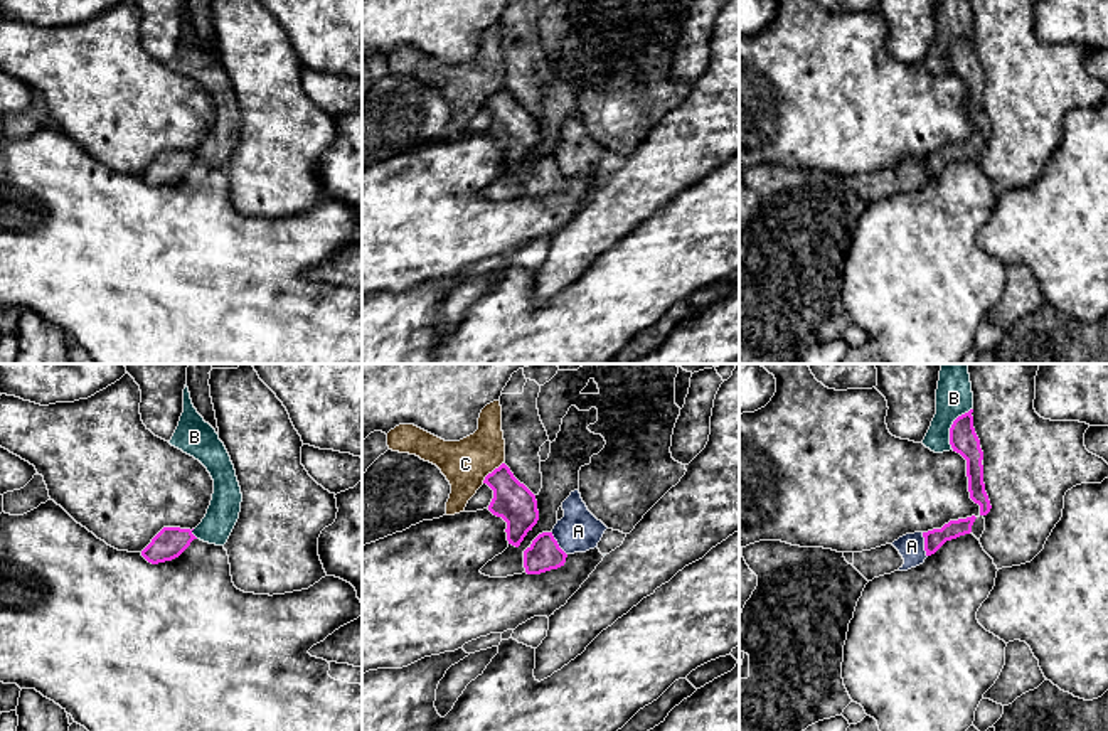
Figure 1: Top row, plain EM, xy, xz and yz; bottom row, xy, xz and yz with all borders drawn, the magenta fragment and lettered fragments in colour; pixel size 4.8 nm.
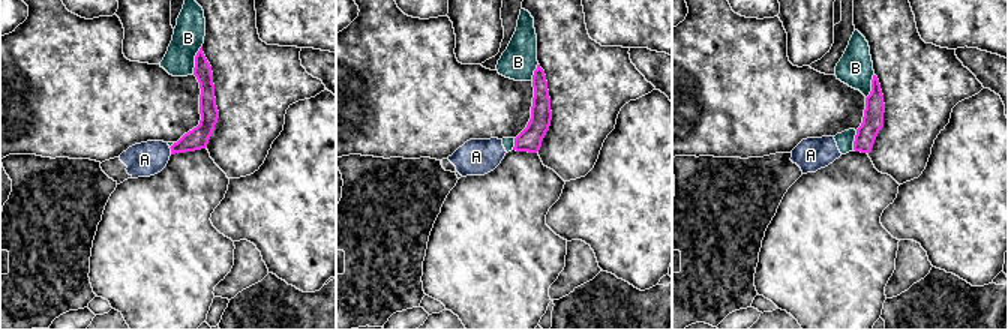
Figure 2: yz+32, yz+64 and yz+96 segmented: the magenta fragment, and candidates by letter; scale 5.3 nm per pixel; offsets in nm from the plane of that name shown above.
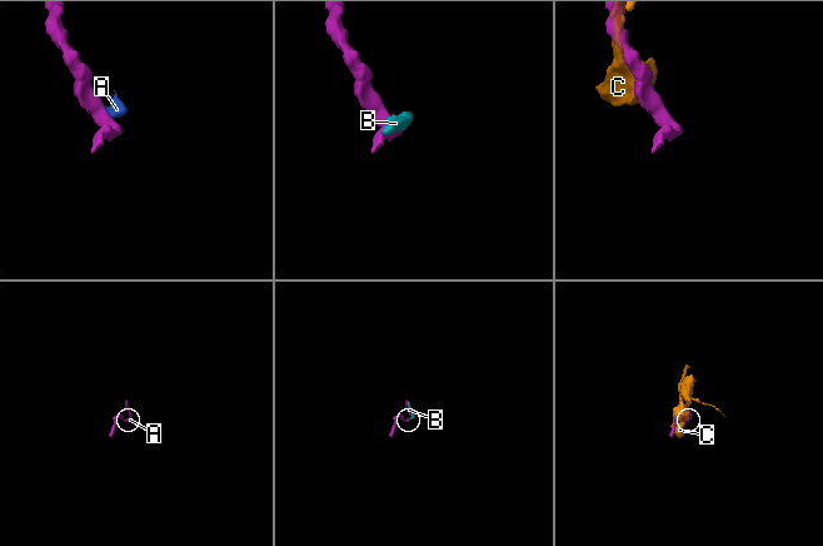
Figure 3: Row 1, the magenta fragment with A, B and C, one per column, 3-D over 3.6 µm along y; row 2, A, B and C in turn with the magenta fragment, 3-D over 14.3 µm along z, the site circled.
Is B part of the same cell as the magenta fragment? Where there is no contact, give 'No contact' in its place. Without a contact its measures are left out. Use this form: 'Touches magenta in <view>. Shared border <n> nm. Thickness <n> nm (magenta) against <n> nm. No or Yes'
Touches magenta in yz. Shared border 220 nm. Thickness 140 nm (magenta) against 180 nm. No

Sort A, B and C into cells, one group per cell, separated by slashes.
A B / C

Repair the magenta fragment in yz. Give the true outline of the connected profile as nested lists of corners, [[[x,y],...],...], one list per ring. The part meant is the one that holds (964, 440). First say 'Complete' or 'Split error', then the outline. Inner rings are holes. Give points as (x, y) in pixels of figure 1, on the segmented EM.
Complete. [[[973,409],[958,416],[950,428],[950,445],[953,451],[967,460],[967,477],[970,499],[980,505],[980,515],[987,515],[992,509],[983,483],[983,451],[973,428]]]

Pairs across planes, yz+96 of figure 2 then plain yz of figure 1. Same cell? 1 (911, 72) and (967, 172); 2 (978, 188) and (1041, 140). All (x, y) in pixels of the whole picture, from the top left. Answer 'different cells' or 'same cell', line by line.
1: different cells
2: different cells

